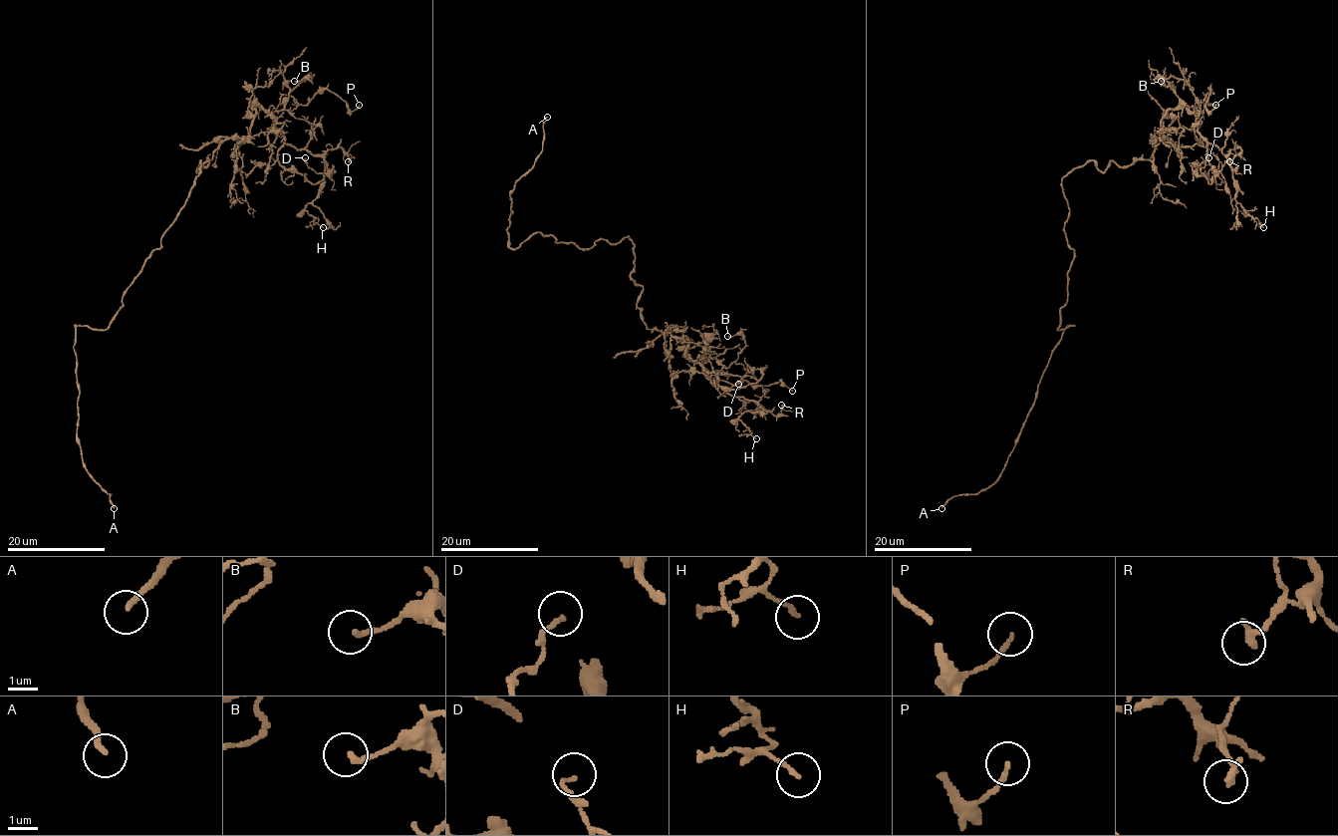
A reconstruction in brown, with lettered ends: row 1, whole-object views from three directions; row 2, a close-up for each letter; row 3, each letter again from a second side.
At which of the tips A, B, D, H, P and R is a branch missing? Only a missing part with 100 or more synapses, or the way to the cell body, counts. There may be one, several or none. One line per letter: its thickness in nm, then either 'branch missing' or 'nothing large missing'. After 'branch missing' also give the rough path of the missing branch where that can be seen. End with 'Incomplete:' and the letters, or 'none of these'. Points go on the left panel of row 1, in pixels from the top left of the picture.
A: 200 nm thick; branch missing; missing branch runs (114, 508), (112, 536), (108, 536)
B: 180 nm thick; nothing large missing
D: 130 nm thick; nothing large missing
H: 130 nm thick; nothing large missing
P: 140 nm thick; nothing large missing
R: 260 nm thick; nothing large missing
Incomplete: A

